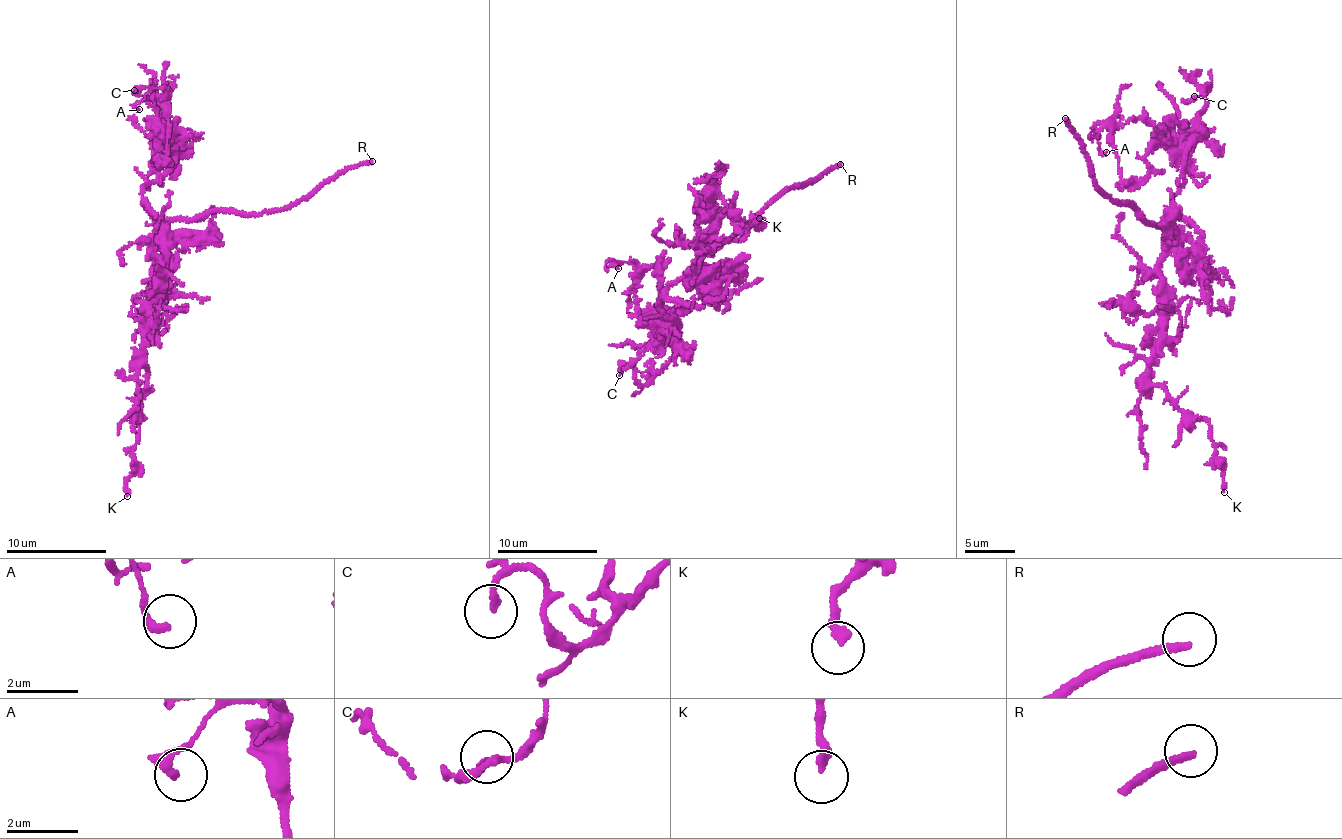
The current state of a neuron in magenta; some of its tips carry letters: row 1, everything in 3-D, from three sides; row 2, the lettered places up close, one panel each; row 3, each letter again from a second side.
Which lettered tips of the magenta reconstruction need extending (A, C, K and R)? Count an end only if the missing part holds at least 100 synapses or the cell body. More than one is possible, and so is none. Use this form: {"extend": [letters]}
{"extend": ["R"]}

